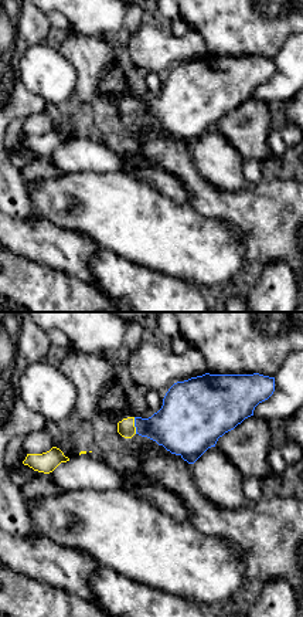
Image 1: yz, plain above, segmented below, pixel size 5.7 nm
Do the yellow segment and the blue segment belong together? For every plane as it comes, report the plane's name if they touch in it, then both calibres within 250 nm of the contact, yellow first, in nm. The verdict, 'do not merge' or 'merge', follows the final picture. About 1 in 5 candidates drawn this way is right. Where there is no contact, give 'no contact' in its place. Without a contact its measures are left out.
meets yellow in yz; 100 nm thick on the yellow side, 280 nm on the other

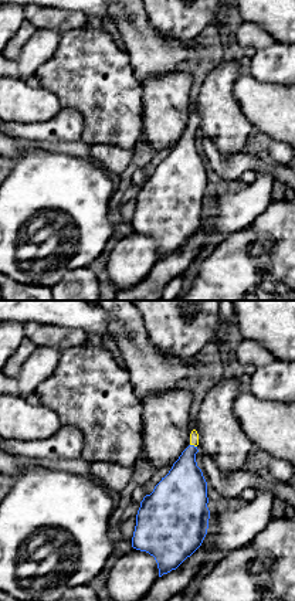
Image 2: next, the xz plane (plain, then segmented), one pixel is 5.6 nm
meets yellow in xz; 50 nm thick on the yellow side, 240 nm on the other

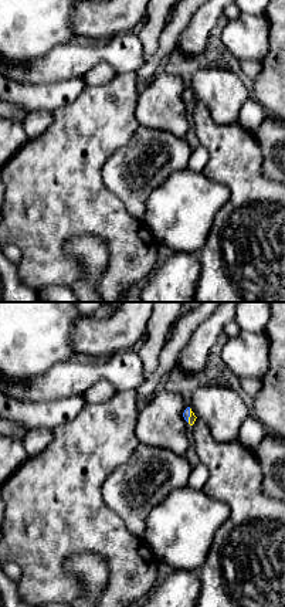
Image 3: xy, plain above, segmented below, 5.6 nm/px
meets yellow in xy; 50 nm thick on the yellow side, 50 nm on the other

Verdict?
merge

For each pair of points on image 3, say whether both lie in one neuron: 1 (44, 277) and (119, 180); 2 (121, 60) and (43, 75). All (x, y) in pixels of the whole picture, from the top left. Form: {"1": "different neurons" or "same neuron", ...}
{"1": "different neurons", "2": "same neuron"}

